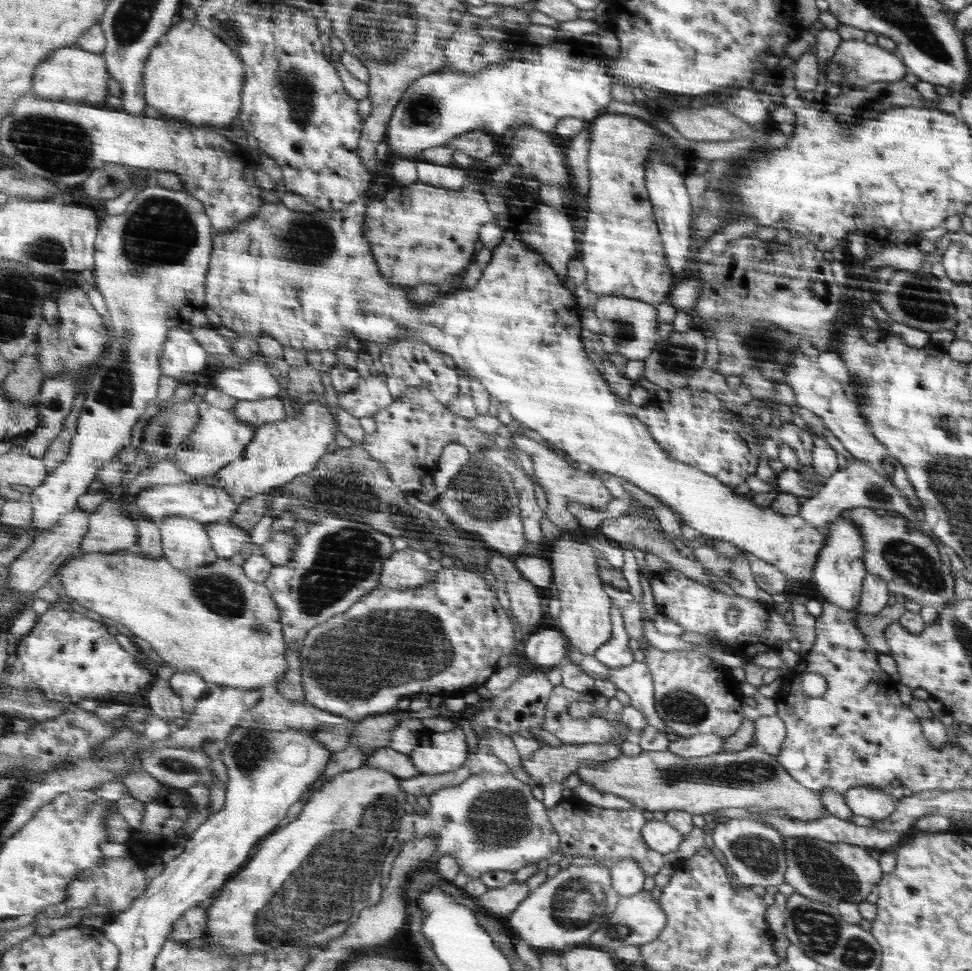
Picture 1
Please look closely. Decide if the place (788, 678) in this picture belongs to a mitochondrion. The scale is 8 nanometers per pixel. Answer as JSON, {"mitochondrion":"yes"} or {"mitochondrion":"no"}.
{"mitochondrion":"no"}

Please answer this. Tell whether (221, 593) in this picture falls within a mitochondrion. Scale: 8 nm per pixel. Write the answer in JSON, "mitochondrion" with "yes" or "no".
{"mitochondrion":"yes"}

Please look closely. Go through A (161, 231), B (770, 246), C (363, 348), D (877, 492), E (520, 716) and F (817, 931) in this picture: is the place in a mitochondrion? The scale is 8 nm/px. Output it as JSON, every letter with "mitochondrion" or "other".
{"A":"mitochondrion","B":"other","C":"other","D":"mitochondrion","E":"other","F":"mitochondrion"}

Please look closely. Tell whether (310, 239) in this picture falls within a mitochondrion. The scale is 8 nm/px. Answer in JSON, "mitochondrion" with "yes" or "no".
{"mitochondrion":"yes"}

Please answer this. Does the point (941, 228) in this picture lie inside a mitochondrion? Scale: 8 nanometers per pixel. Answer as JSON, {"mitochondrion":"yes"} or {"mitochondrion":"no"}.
{"mitochondrion":"no"}

